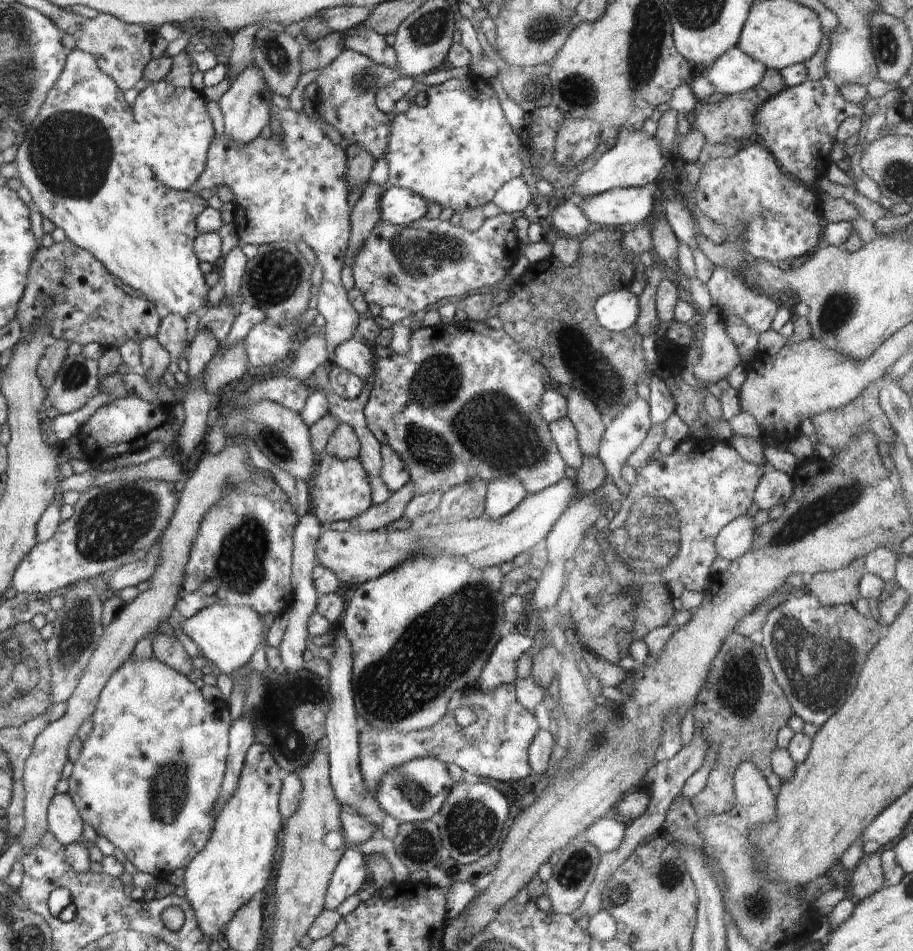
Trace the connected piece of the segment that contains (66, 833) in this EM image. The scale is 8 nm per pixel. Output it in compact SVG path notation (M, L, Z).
M56 794L47 811L47 830L52 832L65 848L78 844L82 834L82 820L75 802L68 794Z

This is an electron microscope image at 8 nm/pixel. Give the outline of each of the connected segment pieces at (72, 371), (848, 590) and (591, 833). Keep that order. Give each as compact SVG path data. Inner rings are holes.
M82 354L67 356L62 367L56 374L54 383L48 387L48 402L50 408L56 408L59 415L72 414L82 406L93 401L99 392L98 361L84 358Z
M857 559L847 568L808 577L807 592L816 598L820 606L853 606L861 598L858 584L867 573L864 559Z
M615 815L598 819L583 834L590 840L600 854L610 853L618 849L625 836L626 822Z

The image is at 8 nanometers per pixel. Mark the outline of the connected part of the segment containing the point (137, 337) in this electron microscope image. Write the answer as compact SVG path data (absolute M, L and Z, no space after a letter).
M69 241L55 243L50 248L41 247L39 255L32 263L26 295L19 305L19 315L16 316L22 327L21 338L24 338L28 334L28 330L32 328L32 324L38 323L40 319L44 319L45 323L52 324L50 331L52 337L58 341L64 340L69 345L78 343L84 346L96 342L106 350L120 348L128 340L140 344L146 338L156 337L162 320L156 305L148 302L148 299L142 300L142 298L128 296L116 287L114 281L115 278L110 272L107 272L102 261Z

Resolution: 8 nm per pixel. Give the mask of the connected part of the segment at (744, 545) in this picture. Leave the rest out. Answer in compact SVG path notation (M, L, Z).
M746 515L724 526L714 540L717 557L730 562L742 557L752 546L755 528L753 518Z

